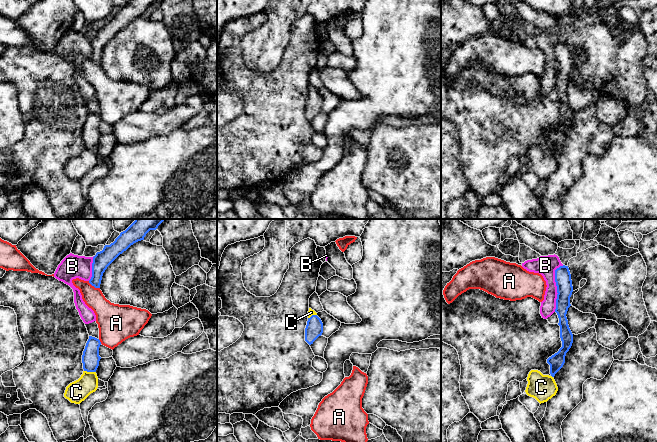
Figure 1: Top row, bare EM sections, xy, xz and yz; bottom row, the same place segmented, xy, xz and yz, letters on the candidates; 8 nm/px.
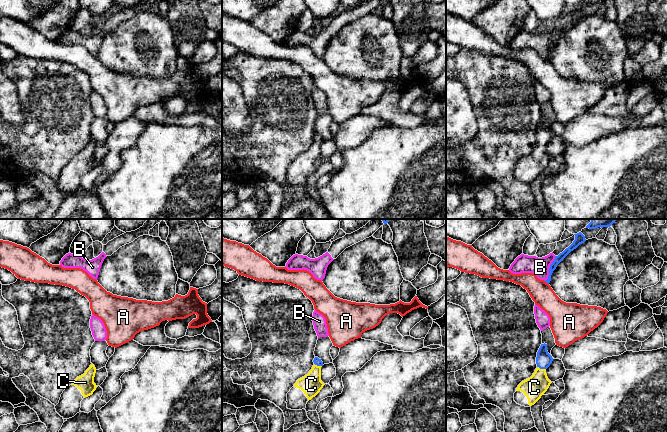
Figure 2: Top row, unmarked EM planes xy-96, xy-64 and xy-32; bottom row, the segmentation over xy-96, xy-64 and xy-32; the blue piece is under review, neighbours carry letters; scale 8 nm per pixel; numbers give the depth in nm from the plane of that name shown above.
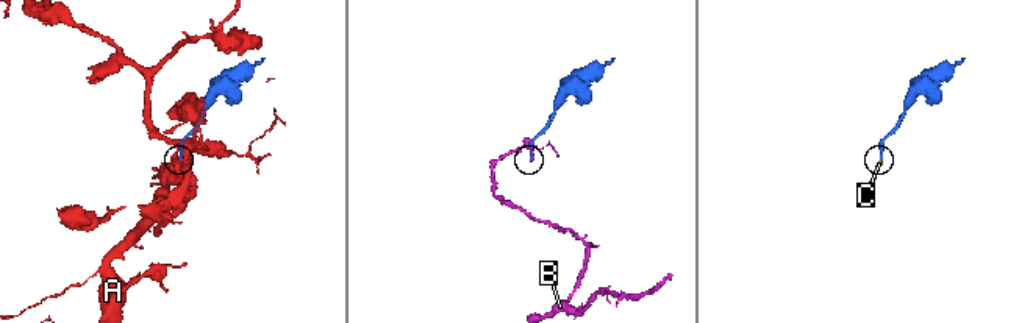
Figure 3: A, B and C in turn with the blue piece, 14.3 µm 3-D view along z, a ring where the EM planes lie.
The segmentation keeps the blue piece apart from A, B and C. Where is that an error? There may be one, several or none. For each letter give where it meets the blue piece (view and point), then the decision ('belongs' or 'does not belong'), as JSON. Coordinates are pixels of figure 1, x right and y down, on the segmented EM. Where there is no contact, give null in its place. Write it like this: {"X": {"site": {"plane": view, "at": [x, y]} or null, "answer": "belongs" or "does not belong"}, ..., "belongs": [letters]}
{"A": {"site": {"plane": "xy", "at": [94, 286]}, "answer": "does not belong"}, "B": {"site": {"plane": "yz", "at": [557, 287]}, "answer": "does not belong"}, "C": {"site": {"plane": "xy", "at": [90, 371]}, "answer": "belongs"}, "belongs": ["C"]}

